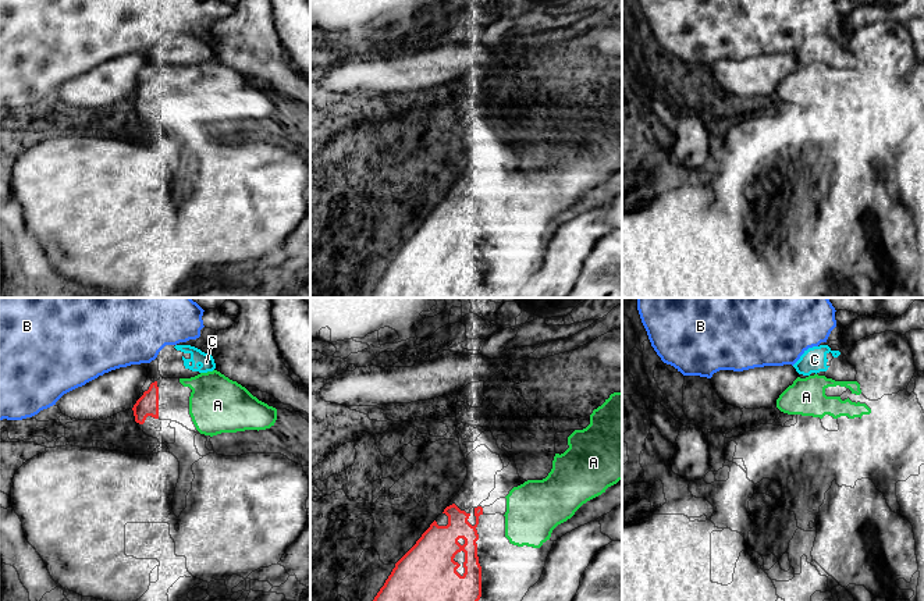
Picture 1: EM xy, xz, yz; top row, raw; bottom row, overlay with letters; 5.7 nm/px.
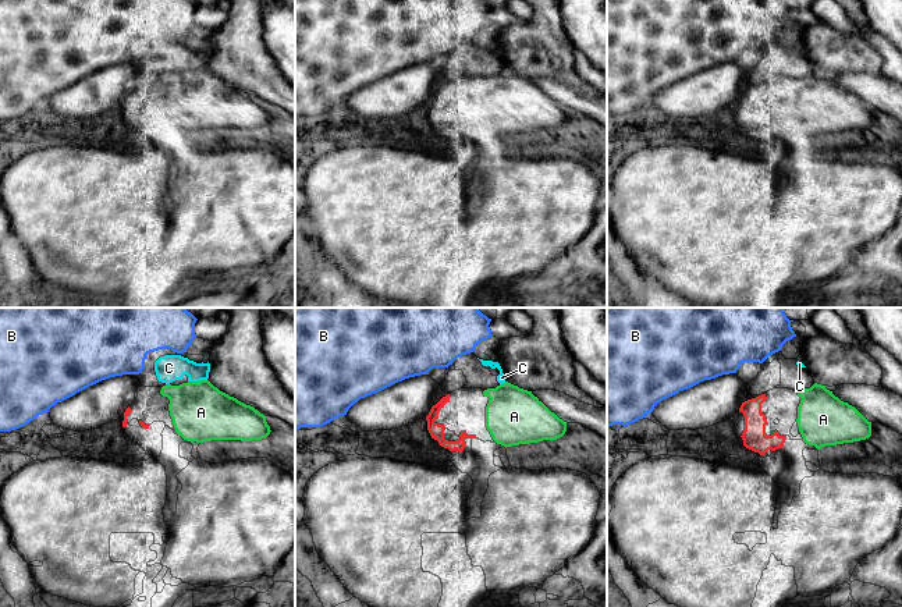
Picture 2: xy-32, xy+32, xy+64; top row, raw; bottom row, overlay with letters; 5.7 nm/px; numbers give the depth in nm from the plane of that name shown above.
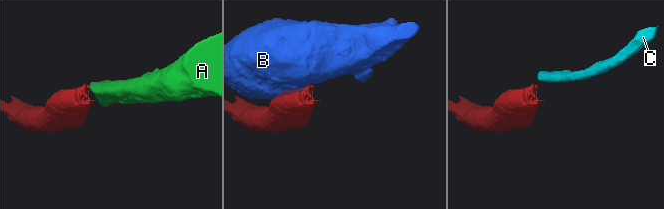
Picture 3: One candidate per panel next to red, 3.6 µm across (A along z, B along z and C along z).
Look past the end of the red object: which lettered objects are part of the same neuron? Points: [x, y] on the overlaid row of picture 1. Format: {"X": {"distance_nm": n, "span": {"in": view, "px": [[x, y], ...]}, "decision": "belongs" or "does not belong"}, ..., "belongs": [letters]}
{"A": {"distance_nm": 130, "span": {"in": "xz", "px": [[482, 514], [504, 515]]}, "decision": "belongs"}, "B": {"distance_nm": 120, "span": {"in": "xy", "px": [[155, 381], [149, 362]]}, "decision": "does not belong"}, "C": {"distance_nm": 190, "span": {"in": "xy", "px": [[156, 381], [185, 367]]}, "decision": "does not belong"}, "belongs": ["A"]}

